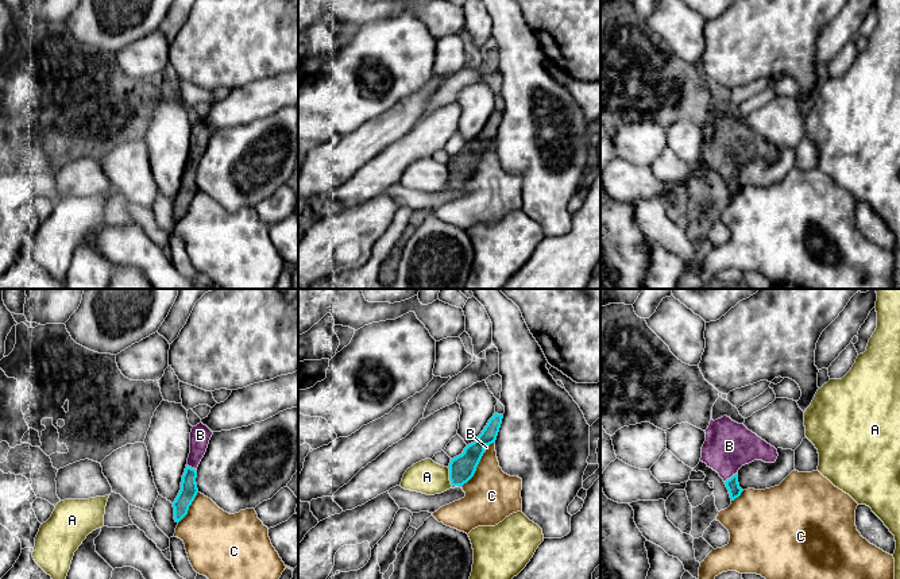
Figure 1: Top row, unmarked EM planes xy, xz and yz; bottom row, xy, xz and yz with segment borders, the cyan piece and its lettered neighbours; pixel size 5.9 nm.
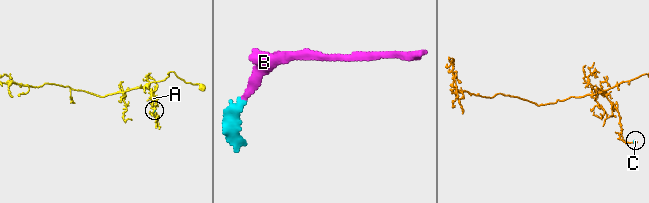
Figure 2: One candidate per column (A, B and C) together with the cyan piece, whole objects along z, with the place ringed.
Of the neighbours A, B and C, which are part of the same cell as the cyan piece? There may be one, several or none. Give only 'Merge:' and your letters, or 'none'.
Merge: B

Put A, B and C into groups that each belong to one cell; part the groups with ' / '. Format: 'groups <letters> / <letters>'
groups A / B / C

